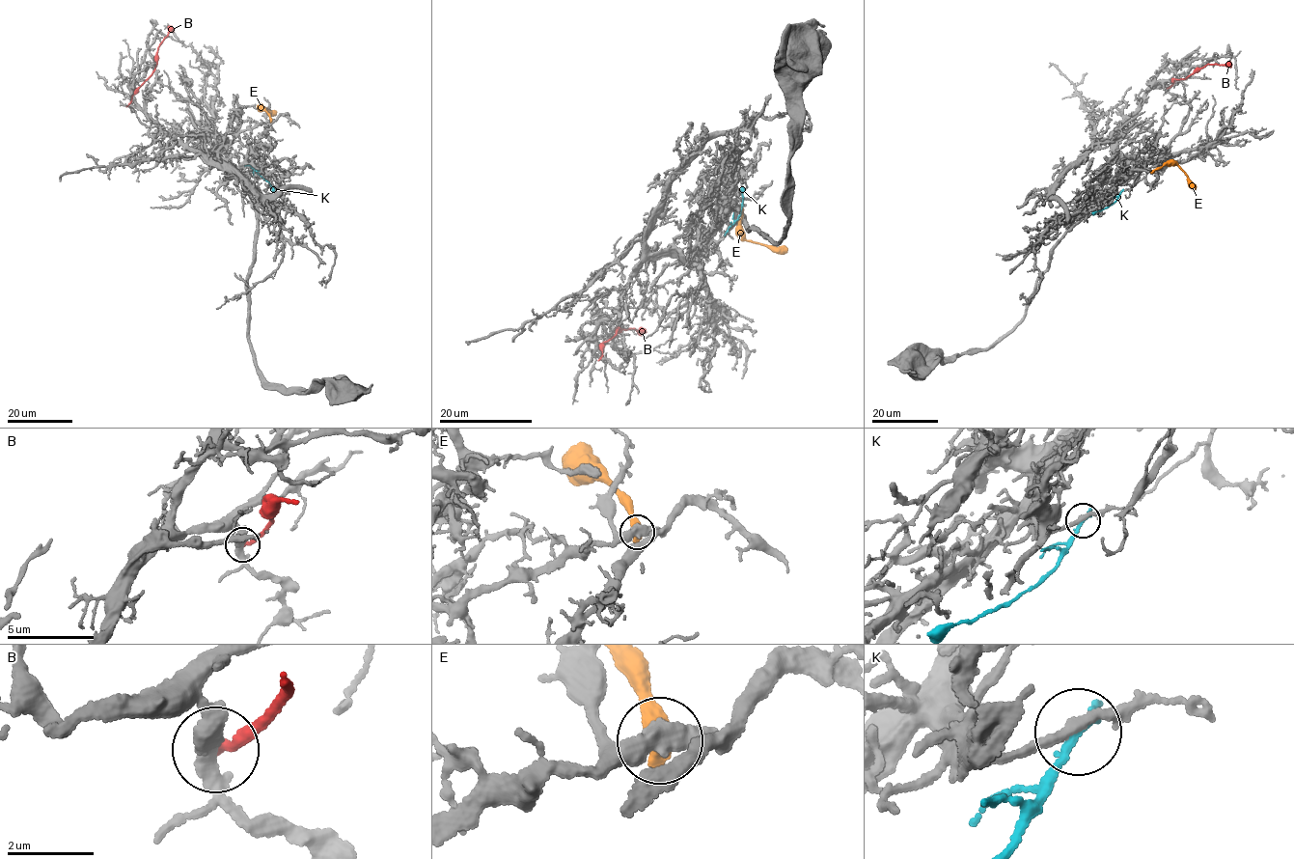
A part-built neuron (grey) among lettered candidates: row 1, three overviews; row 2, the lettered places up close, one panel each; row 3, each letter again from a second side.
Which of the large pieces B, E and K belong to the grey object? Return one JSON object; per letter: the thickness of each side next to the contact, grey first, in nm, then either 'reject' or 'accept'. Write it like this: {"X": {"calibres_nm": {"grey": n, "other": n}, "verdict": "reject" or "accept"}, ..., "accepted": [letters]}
{"B": {"calibres_nm": {"grey": 280, "other": 260}, "verdict": "reject"}, "E": {"calibres_nm": {"grey": 480, "other": 550}, "verdict": "reject"}, "K": {"calibres_nm": {"grey": 220, "other": 160}, "verdict": "reject"}, "accepted": []}

